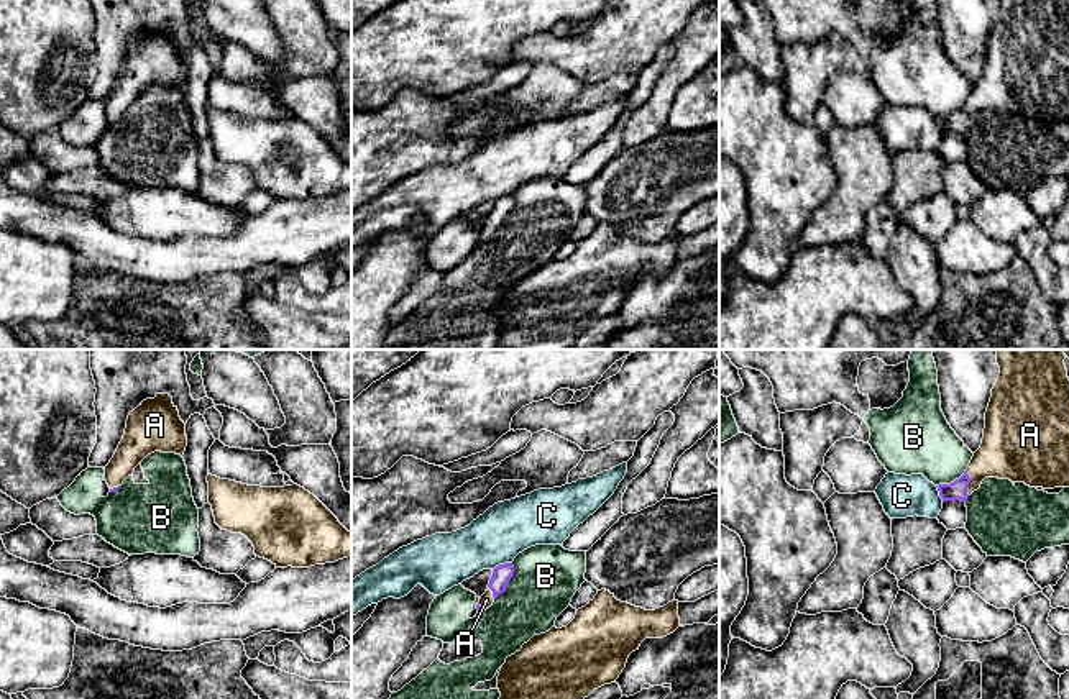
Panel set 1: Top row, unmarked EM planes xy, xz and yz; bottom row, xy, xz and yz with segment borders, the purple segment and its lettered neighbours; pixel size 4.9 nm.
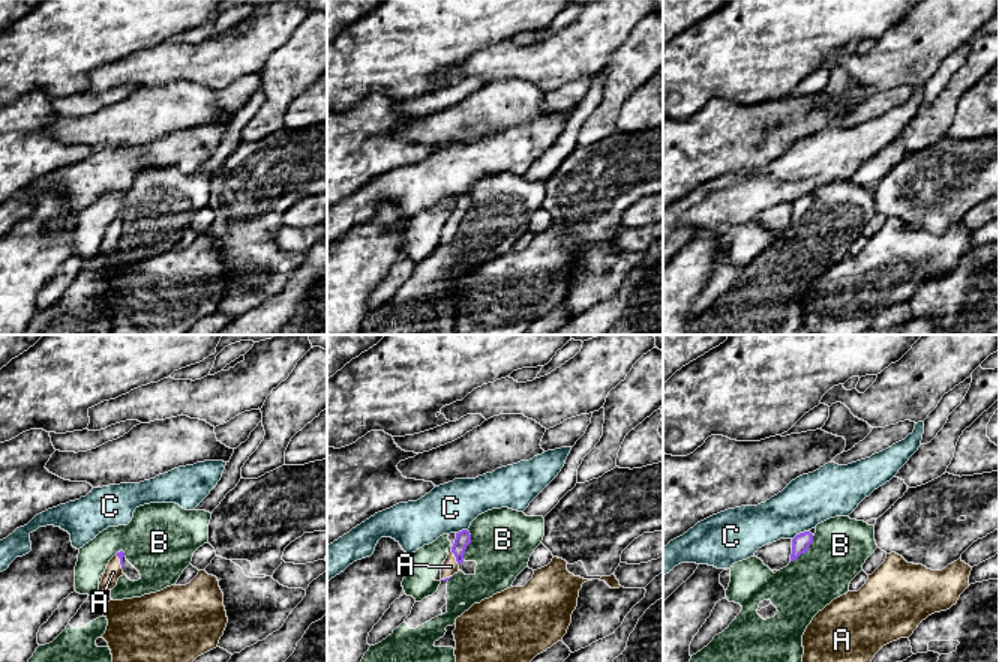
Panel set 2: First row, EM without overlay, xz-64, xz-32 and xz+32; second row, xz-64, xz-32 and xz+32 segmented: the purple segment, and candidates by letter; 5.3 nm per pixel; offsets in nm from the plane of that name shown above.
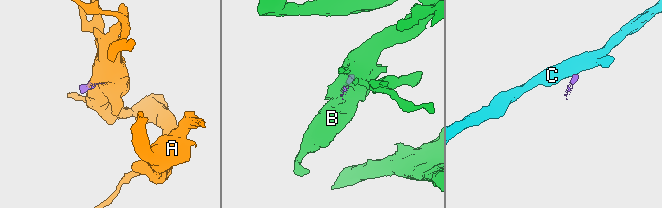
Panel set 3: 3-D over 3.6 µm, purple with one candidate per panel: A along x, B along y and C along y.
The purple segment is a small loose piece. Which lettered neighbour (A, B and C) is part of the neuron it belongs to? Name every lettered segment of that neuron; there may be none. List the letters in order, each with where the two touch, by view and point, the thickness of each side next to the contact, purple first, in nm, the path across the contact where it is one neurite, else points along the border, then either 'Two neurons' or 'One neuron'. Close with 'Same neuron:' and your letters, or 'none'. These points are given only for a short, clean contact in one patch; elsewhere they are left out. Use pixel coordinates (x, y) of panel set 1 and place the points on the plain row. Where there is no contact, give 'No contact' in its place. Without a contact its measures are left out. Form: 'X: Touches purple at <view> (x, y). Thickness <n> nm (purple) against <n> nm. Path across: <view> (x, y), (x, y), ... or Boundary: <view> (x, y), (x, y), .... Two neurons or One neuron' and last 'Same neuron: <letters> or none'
A: Touches purple at yz (969, 114). Thickness 100 nm (purple) against 280 nm. Path across: yz (956, 123), (969, 114), (991, 92), (1009, 82). One neuron
B: Touches purple at xz (509, 212). Thickness 100 nm (purple) against 320 nm. Boundary: xz (513, 196), (513, 209), (495, 232). Two neurons
C: Touches purple at xz (501, 197). Thickness 100 nm (purple) against 260 nm. Boundary: xz (511, 194), (500, 196), (493, 202). Two neurons
Same neuron: A

